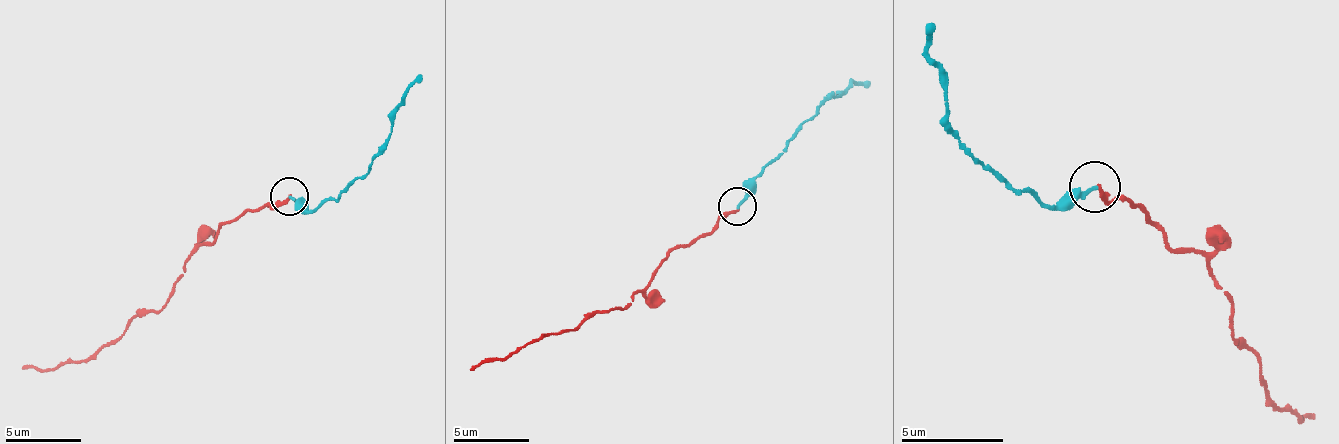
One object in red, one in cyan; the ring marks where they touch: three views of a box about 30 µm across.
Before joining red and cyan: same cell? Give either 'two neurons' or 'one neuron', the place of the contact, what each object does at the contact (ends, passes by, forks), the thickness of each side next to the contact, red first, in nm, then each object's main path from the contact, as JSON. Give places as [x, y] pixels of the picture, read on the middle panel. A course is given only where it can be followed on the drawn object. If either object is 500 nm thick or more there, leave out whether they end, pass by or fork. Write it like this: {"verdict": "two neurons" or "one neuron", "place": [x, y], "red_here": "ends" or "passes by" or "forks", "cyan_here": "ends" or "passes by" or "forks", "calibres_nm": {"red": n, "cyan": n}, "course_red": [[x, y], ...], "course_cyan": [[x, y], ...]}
{"verdict": "one neuron", "place": [737, 206], "red_here": "ends", "cyan_here": "ends", "calibres_nm": {"red": 200, "cyan": 200}, "course_red": [[736, 209], [675, 247], [622, 308], [470, 369]], "course_cyan": [[736, 205], [766, 164], [834, 96], [853, 80], [869, 88]]}

